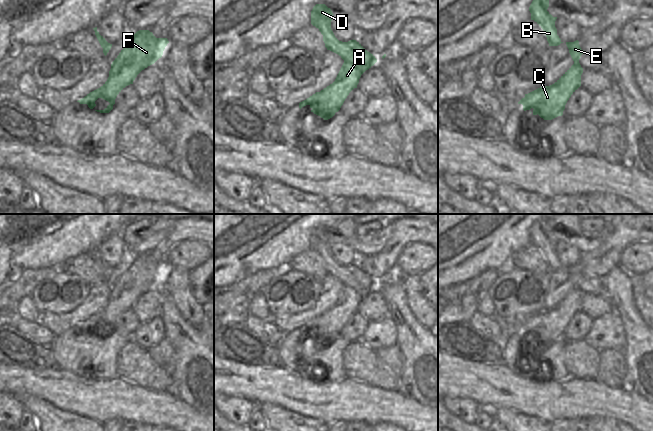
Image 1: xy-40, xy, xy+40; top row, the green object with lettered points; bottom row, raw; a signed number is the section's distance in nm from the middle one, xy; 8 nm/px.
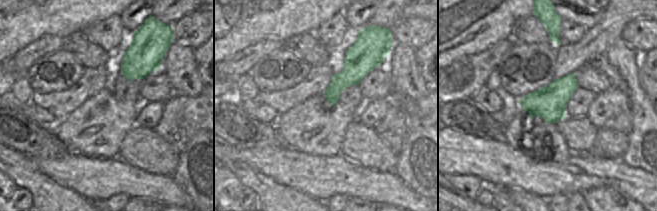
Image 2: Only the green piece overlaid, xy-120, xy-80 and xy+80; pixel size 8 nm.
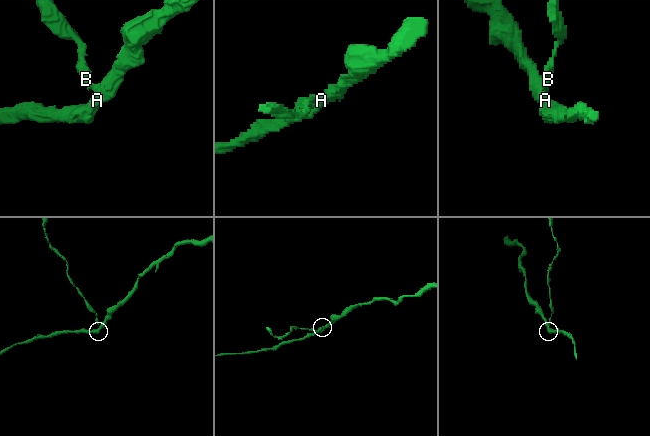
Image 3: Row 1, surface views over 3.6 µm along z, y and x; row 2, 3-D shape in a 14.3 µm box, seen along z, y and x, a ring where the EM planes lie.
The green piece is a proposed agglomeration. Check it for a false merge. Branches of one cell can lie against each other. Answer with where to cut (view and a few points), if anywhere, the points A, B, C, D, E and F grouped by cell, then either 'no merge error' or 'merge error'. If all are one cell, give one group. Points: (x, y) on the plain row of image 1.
cut in xy along (338, 264), (333, 265), (327, 273); A C E F / B D; merge error

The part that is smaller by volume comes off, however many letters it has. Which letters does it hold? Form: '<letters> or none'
B, D

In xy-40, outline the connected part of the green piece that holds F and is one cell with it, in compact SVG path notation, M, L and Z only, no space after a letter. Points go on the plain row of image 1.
M149 254L137 255L131 265L121 274L119 279L111 288L109 301L107 305L98 313L90 316L84 322L78 324L80 328L87 328L90 333L93 333L98 322L108 325L110 328L104 334L95 334L100 337L109 337L113 333L117 319L128 309L133 308L137 299L154 288L159 282L162 281L163 275L169 267L167 262L156 262Z

